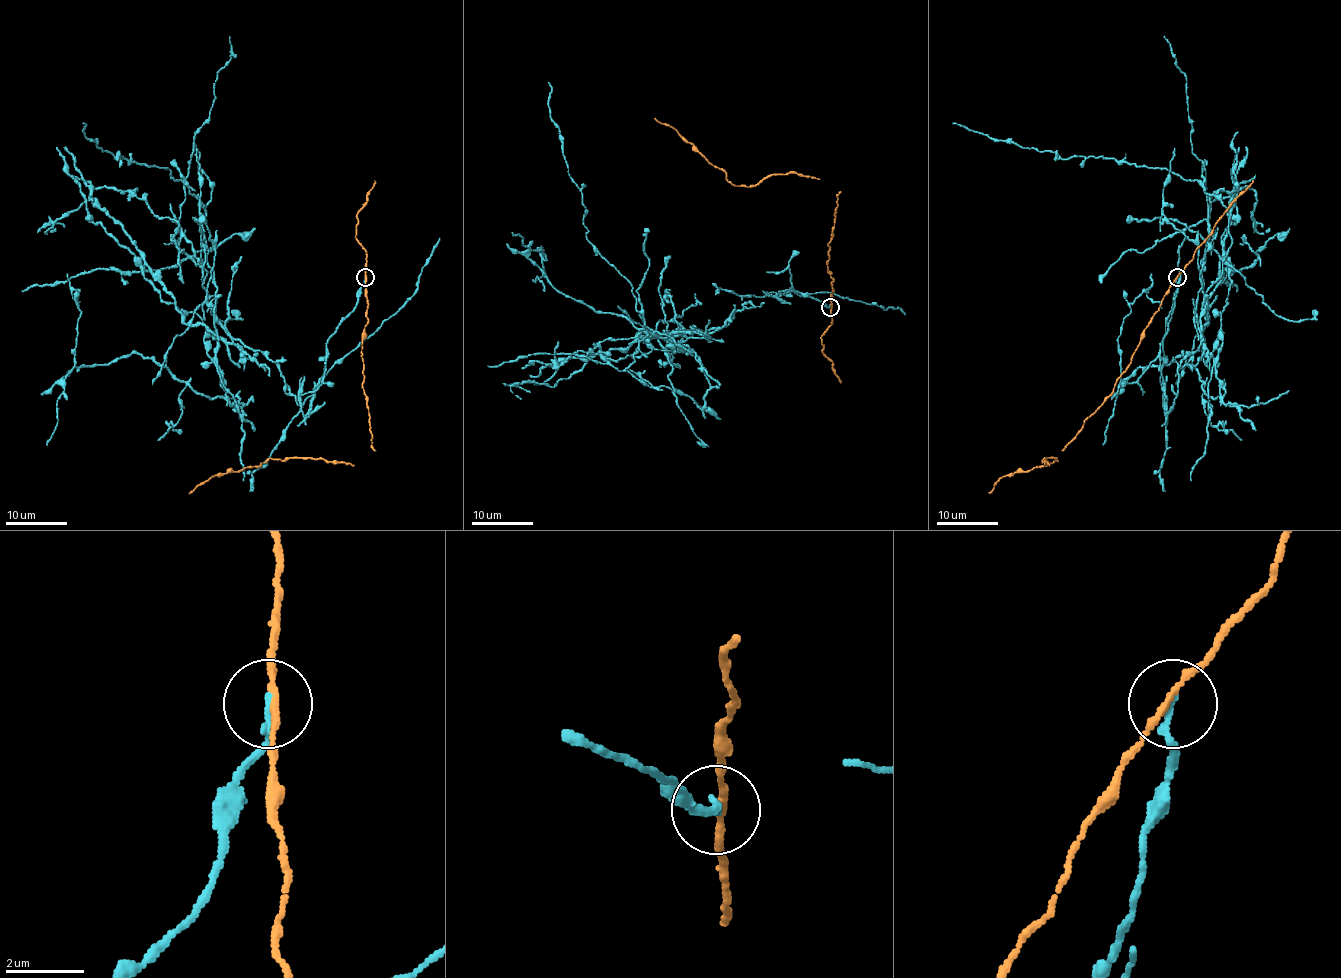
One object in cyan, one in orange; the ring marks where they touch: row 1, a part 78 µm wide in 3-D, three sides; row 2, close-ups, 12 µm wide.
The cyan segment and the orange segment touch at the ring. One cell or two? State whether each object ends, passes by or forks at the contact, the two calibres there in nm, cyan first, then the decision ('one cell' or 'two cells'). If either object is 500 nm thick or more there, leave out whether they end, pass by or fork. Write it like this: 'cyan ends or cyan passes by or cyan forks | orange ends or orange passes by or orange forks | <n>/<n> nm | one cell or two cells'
cyan ends | orange passes by | 200/160 nm | two cells

